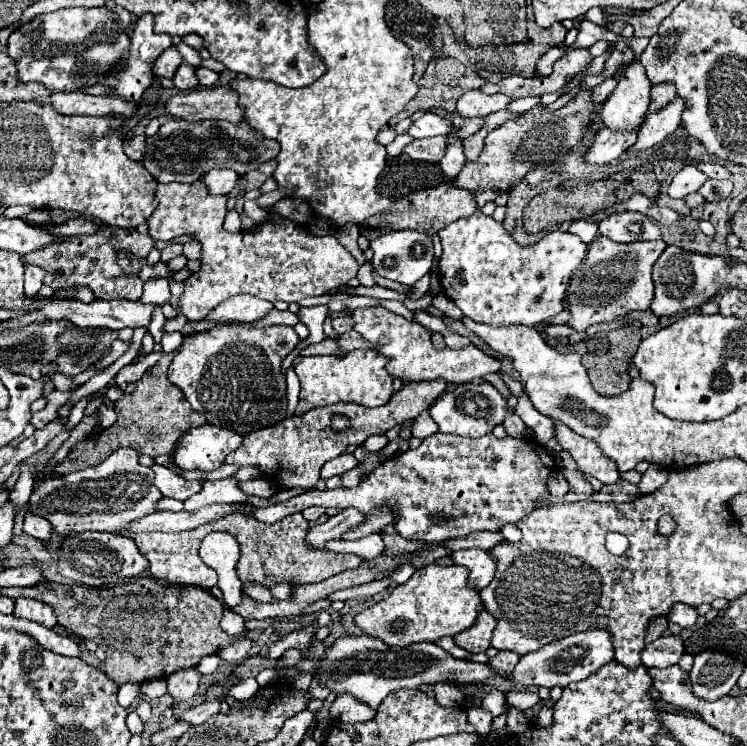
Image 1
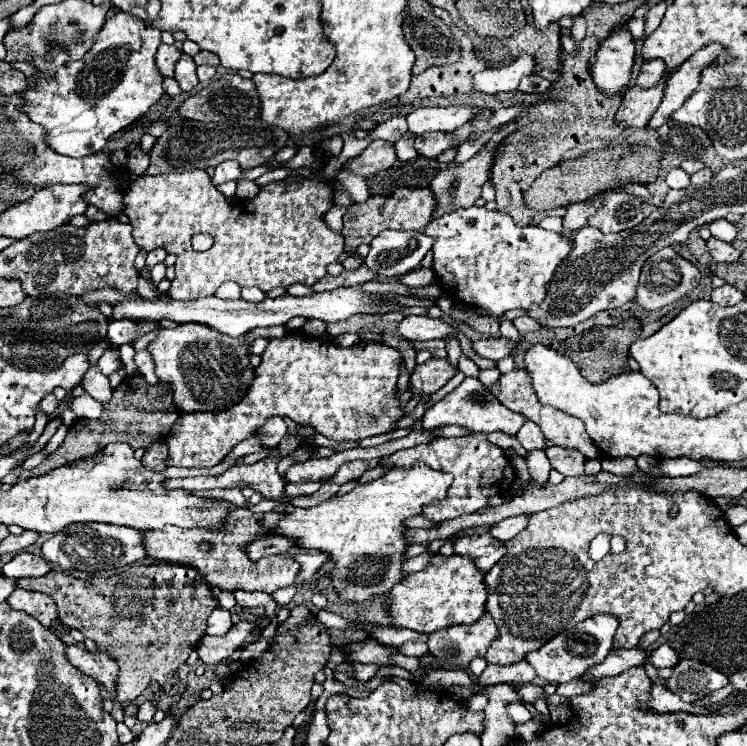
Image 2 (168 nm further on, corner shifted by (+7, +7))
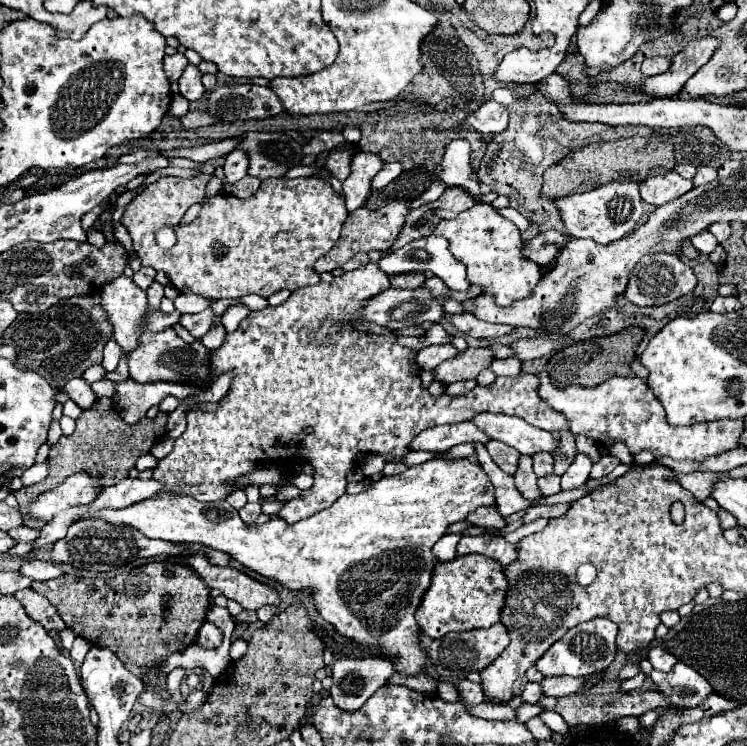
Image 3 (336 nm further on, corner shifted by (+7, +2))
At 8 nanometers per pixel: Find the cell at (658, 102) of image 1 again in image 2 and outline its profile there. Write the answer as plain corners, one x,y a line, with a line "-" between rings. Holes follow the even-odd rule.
644,61
642,69
640,69
640,75
636,77
636,85
644,87
644,89
650,89
650,87
654,87
662,81
664,71
666,71
664,61

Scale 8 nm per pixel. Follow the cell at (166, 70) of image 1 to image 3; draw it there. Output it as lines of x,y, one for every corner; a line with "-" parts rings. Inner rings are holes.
176,52
174,56
164,56
164,72
170,78
170,82
178,82
186,66
188,66
188,60
180,52

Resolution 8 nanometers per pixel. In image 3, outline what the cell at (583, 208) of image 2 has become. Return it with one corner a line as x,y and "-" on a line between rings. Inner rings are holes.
556,230
542,232
530,240
524,240
524,244
526,244
524,254
528,256
528,260
536,262
538,266
548,266
558,256
564,242
566,242
566,238

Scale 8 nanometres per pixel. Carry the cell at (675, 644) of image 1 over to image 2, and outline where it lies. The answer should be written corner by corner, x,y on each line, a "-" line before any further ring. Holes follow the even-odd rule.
636,645
632,649
618,649
618,651
608,653
608,657
600,665
594,665
592,669
588,669
584,673
584,677
586,679
612,677
612,675
618,675
622,671
628,671
630,667
644,665
646,663
646,657
648,657
648,651
642,649
640,645

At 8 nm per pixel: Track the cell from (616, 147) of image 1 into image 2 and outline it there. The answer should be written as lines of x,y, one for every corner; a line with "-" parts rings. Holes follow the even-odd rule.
664,81
652,89
640,89
638,85
630,87
622,97
620,109
616,113
616,125
620,129
642,129
658,109
664,93

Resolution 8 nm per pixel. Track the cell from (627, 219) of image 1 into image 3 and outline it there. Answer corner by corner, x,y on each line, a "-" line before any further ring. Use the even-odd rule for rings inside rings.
614,180
600,188
580,194
568,194
554,200
560,218
566,226
566,234
572,238
592,238
596,244
610,244
624,238
642,216
642,198
638,194
638,184
628,180

